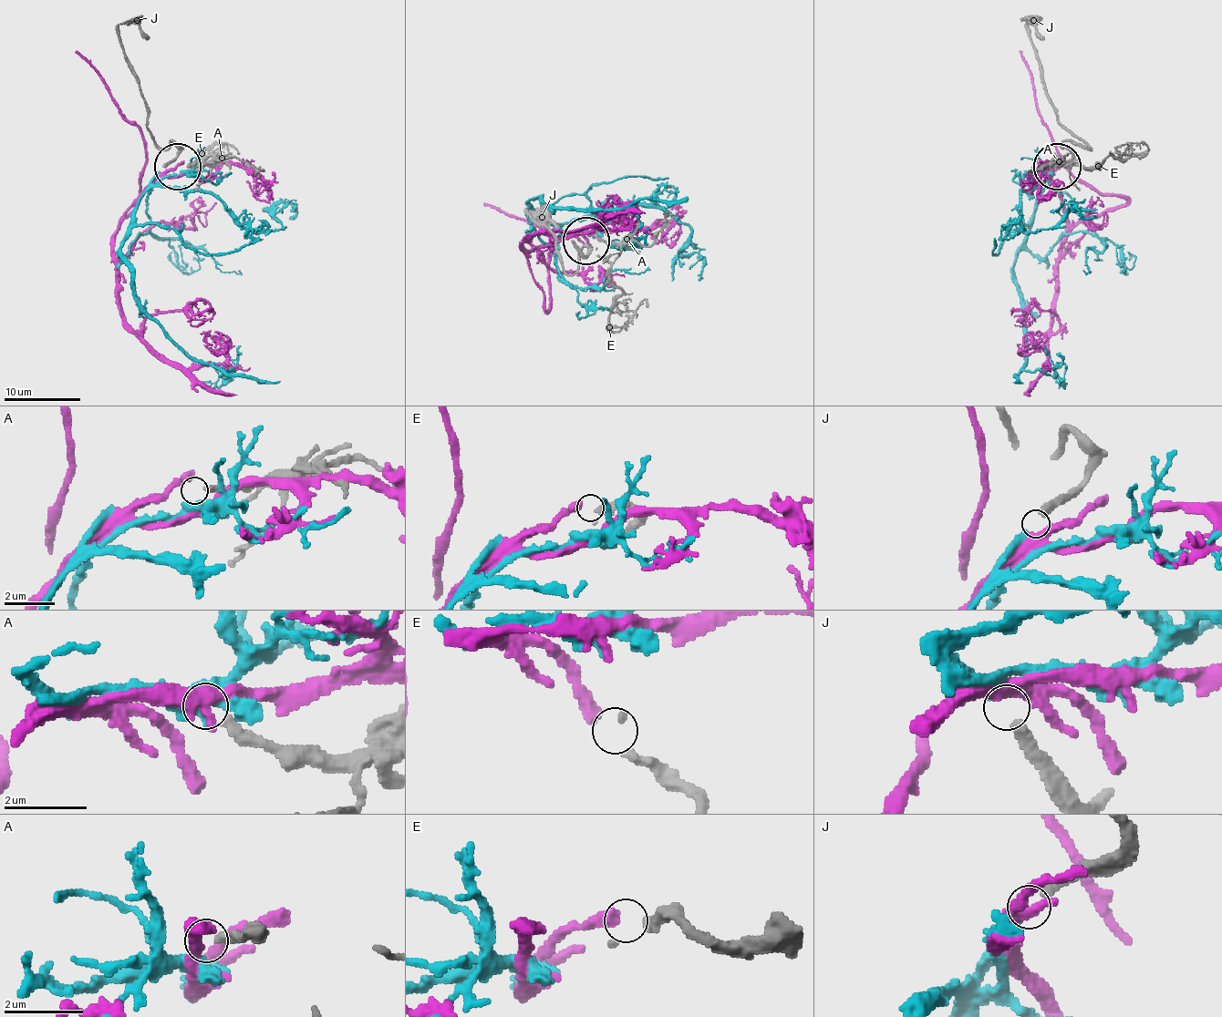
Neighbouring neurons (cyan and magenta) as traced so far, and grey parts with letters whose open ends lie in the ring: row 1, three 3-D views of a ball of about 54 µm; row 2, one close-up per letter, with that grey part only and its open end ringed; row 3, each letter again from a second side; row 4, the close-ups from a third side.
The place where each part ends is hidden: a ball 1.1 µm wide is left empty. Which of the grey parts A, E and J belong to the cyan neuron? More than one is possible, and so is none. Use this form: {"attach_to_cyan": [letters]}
{"attach_to_cyan": ["J"]}

